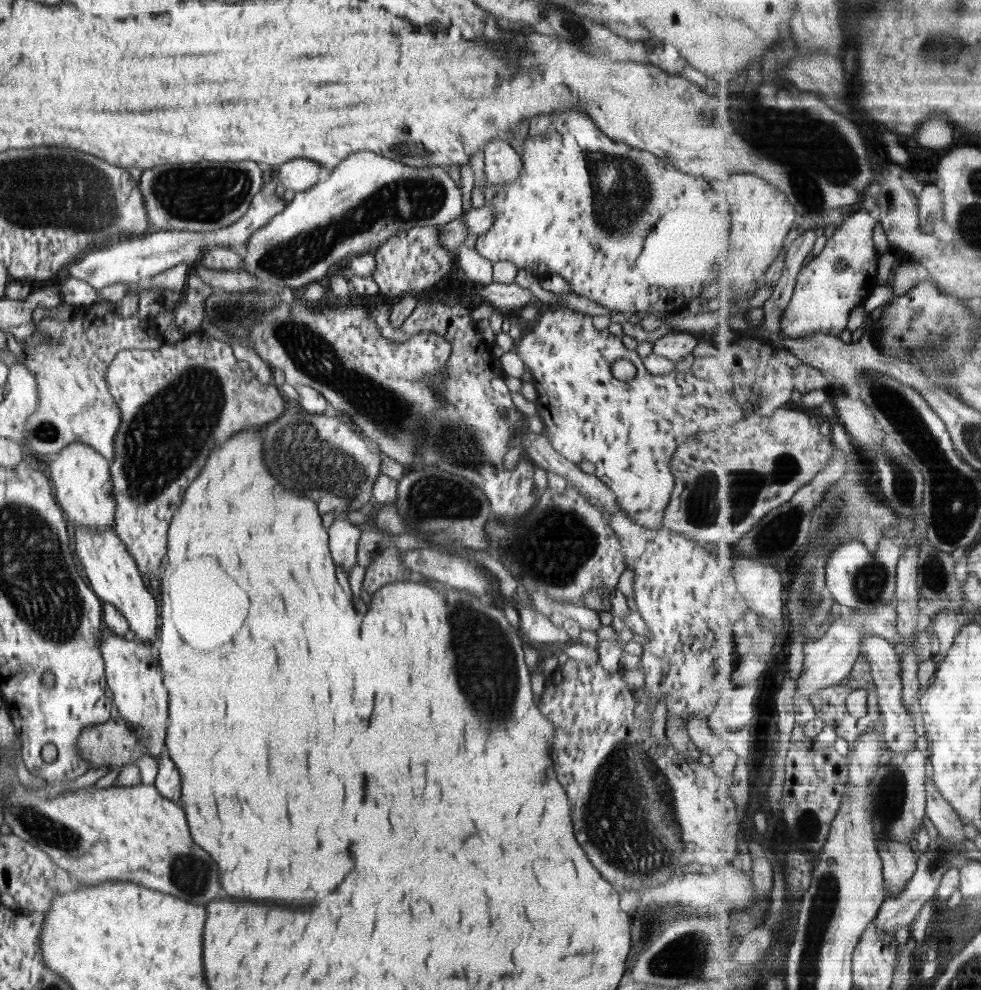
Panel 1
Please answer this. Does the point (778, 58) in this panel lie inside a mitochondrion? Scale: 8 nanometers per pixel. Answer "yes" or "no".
no

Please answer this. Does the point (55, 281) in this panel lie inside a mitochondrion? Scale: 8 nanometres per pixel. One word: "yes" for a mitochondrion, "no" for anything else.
no

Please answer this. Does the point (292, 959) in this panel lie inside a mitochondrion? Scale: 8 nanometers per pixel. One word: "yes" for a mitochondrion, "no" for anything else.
no

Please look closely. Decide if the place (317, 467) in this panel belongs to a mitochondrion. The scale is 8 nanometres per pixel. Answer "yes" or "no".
yes

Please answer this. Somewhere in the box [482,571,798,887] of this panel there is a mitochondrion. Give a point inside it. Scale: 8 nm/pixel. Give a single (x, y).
(625, 799)

